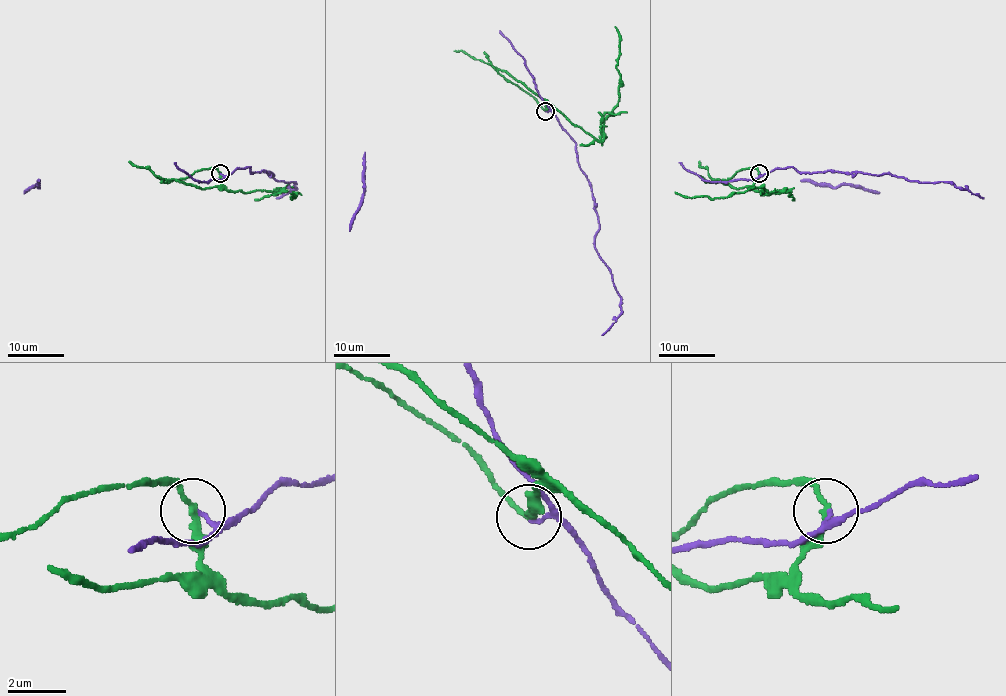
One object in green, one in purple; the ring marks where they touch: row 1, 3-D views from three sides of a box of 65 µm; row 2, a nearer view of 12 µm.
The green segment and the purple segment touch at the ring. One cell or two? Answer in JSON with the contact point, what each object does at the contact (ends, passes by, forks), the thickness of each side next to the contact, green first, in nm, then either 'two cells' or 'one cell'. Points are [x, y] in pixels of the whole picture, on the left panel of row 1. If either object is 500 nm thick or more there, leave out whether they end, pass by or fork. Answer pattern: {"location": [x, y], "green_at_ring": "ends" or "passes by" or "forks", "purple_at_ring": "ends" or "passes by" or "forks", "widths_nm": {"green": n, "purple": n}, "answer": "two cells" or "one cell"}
{"location": [220, 173], "green_at_ring": "passes by", "purple_at_ring": "ends", "widths_nm": {"green": 180, "purple": 130}, "answer": "two cells"}

